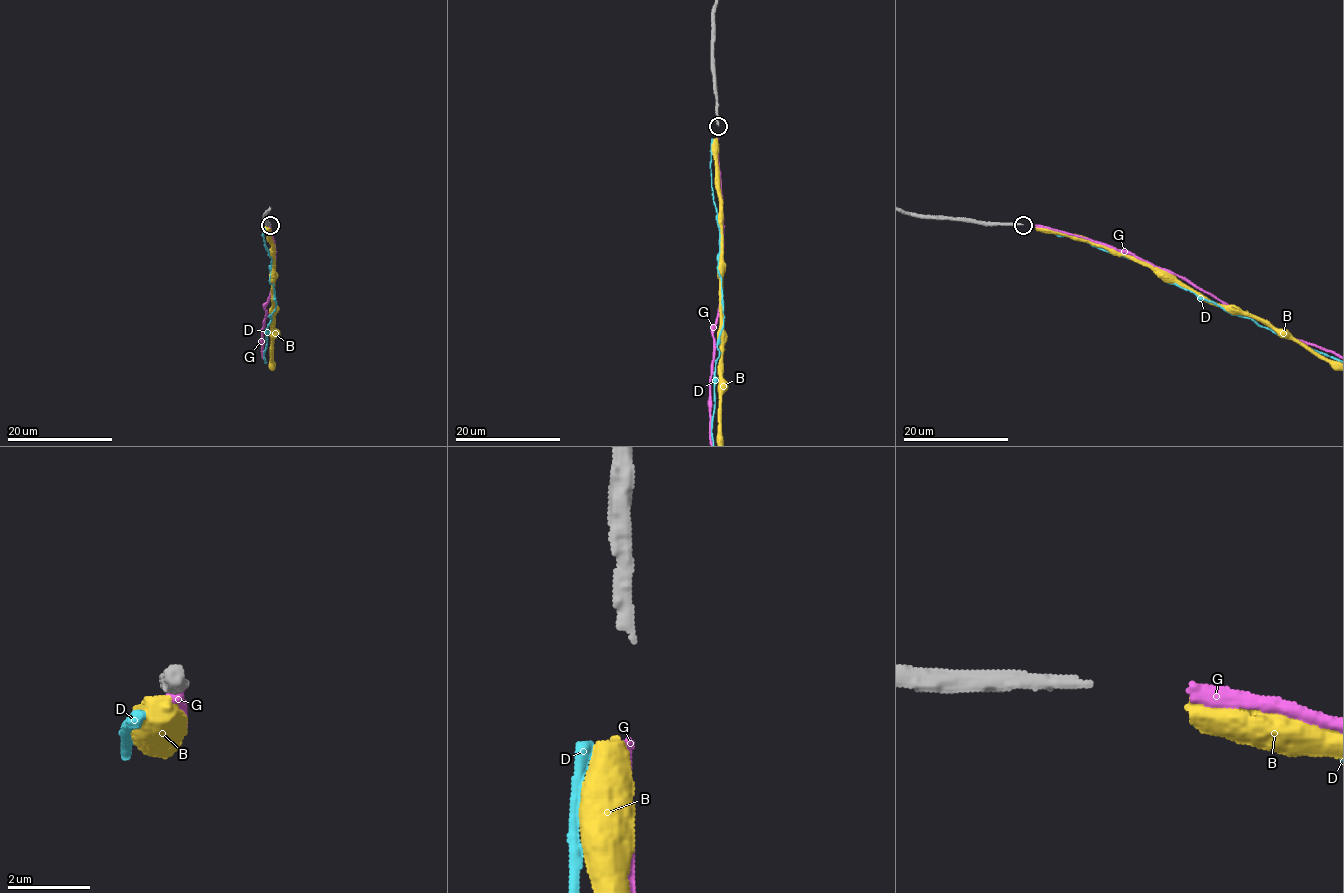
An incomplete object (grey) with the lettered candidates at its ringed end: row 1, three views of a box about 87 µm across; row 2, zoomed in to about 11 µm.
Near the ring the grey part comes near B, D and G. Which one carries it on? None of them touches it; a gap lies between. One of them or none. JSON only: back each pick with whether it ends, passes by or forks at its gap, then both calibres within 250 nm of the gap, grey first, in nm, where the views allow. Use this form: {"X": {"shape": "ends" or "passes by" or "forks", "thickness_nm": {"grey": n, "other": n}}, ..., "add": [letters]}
{"add": []}

